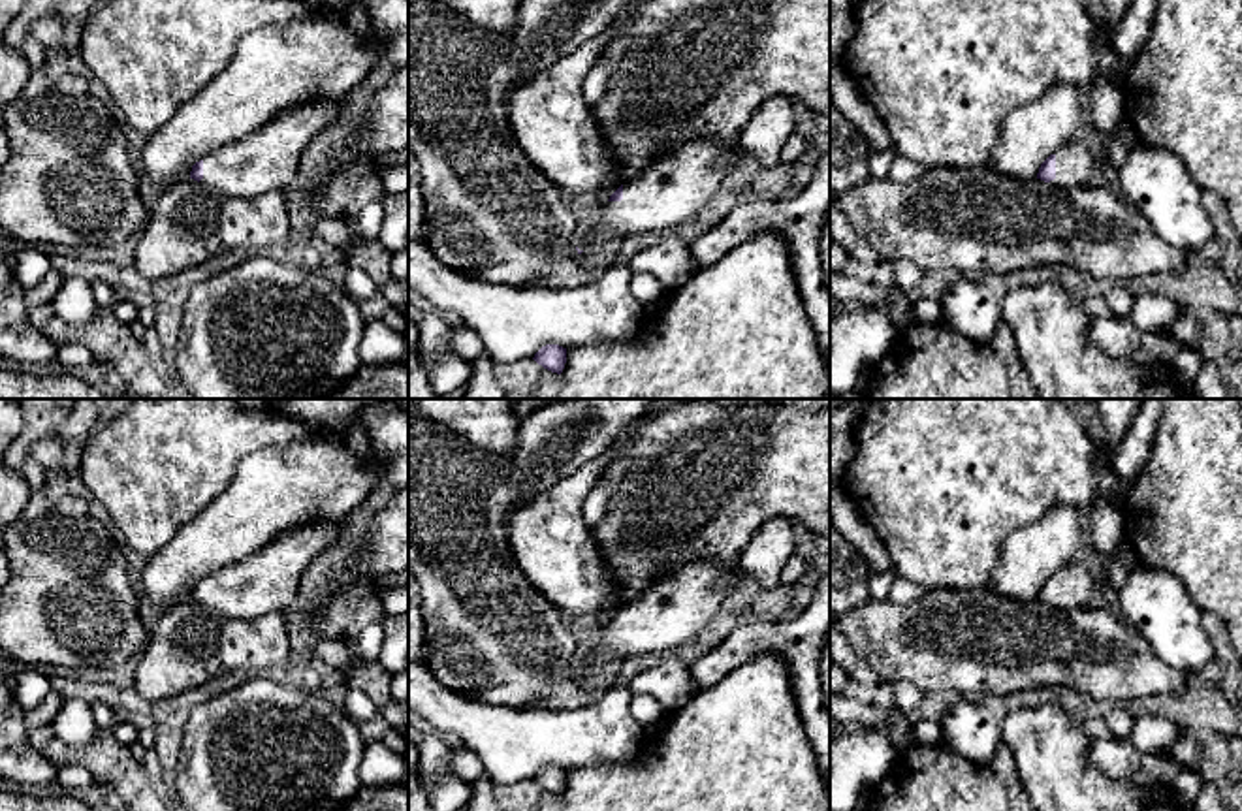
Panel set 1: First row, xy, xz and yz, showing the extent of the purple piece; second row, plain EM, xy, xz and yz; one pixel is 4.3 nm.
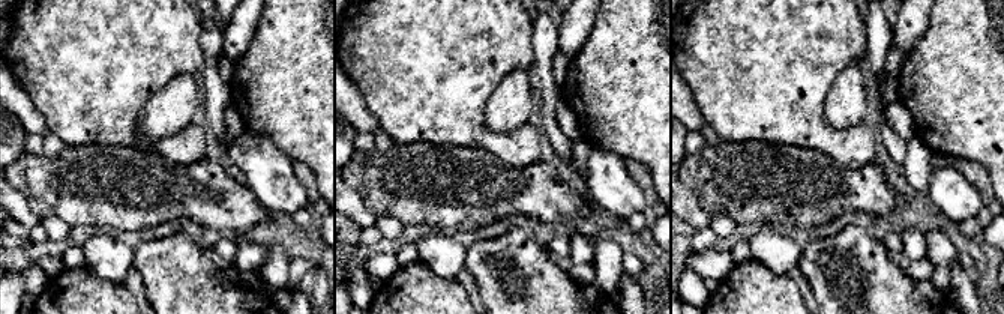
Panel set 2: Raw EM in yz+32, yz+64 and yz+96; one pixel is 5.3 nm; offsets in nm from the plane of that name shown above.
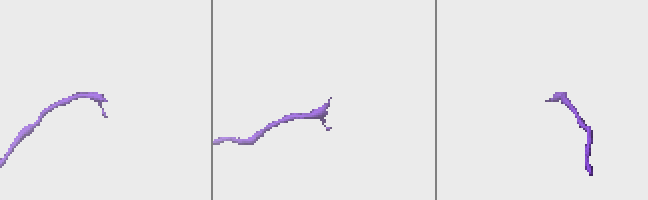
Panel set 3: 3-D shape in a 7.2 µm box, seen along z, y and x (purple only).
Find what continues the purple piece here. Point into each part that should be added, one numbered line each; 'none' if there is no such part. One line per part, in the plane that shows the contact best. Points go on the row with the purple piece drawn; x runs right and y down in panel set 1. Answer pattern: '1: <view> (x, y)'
1: yz (1073, 162)

